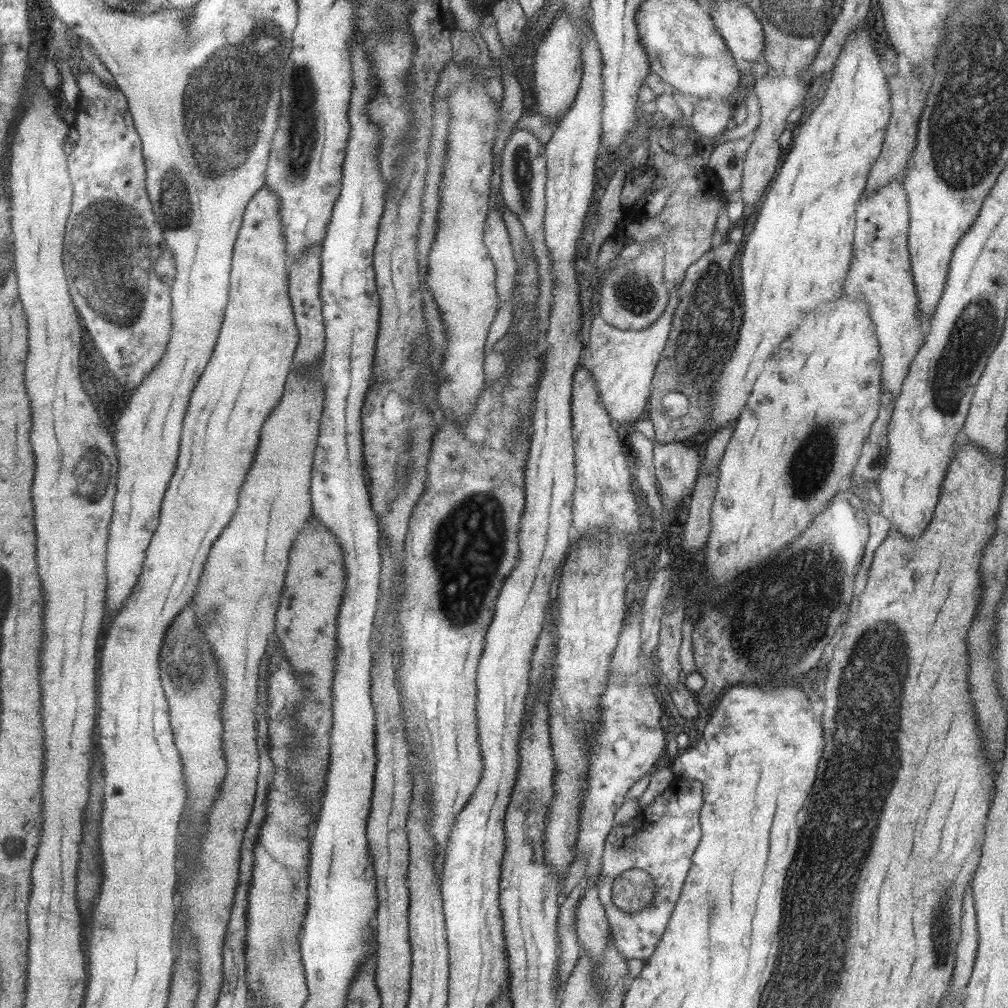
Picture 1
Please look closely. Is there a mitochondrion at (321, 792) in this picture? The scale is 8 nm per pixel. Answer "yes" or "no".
no

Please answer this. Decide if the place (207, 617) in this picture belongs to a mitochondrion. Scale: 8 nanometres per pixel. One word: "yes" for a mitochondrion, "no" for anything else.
yes

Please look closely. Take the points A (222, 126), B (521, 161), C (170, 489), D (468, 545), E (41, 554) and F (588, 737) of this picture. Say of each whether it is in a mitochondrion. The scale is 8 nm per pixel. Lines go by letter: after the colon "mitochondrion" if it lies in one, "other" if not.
A: mitochondrion
B: mitochondrion
C: other
D: mitochondrion
E: other
F: other

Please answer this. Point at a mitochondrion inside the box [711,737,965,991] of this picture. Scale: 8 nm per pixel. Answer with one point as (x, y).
(941, 933)

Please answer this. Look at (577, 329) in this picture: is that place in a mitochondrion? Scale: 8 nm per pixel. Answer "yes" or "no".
no

